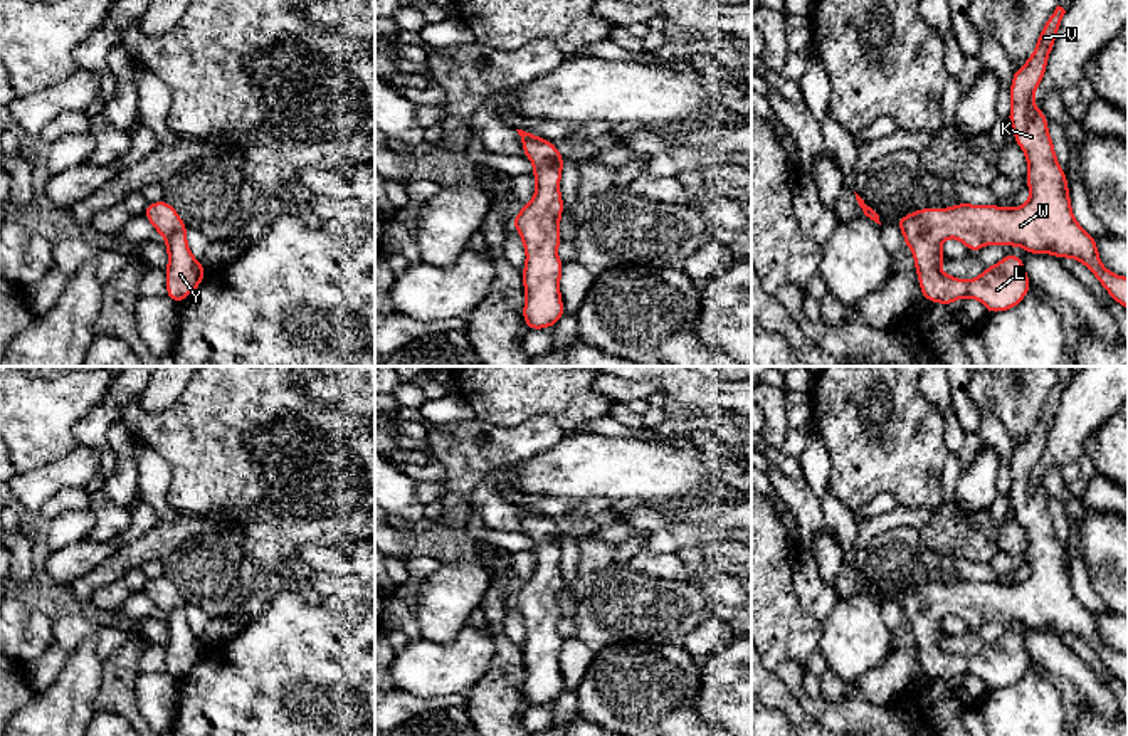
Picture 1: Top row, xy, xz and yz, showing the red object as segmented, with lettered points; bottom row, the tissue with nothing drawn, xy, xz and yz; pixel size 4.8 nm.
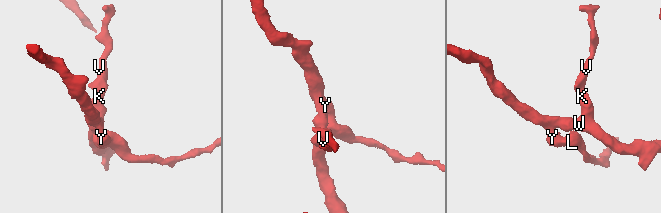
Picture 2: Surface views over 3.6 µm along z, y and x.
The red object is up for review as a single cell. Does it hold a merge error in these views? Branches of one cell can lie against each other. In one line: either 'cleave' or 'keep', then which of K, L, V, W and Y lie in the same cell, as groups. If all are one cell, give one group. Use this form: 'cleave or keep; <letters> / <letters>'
keep; K L V W Y

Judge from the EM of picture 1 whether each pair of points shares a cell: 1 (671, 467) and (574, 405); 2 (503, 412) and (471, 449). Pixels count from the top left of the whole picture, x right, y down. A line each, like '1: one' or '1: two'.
1: two
2: two

